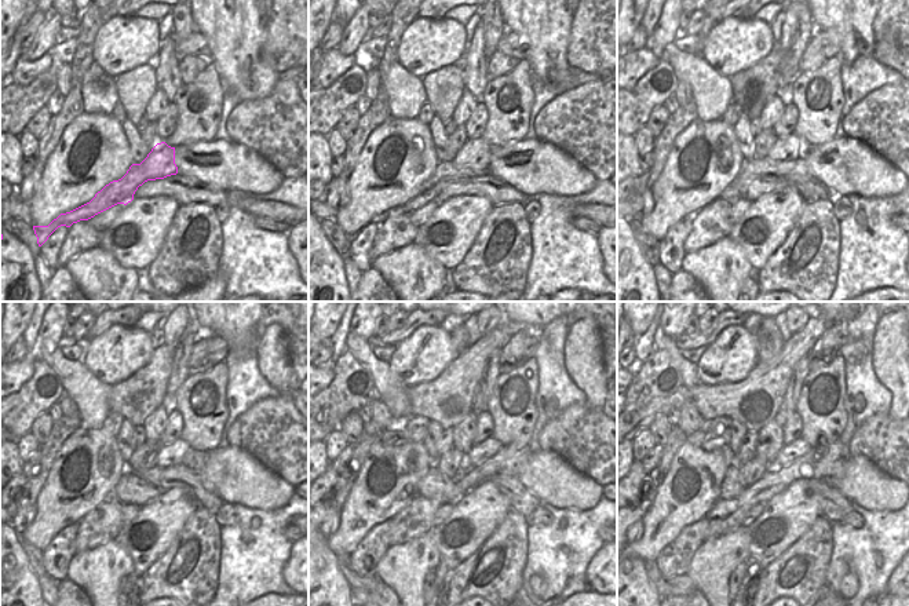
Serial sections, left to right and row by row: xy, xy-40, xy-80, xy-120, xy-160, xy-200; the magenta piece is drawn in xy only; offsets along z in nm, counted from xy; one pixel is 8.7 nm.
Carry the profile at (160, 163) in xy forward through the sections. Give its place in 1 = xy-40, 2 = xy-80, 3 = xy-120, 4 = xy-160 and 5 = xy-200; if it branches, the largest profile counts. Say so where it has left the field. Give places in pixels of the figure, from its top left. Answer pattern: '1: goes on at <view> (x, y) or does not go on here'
1: goes on at xy-40 (473, 160)
2: goes on at xy-80 (785, 157)
3: goes on at xy-120 (165, 474)
4: goes on at xy-160 (479, 453)
5: goes on at xy-200 (788, 453)

